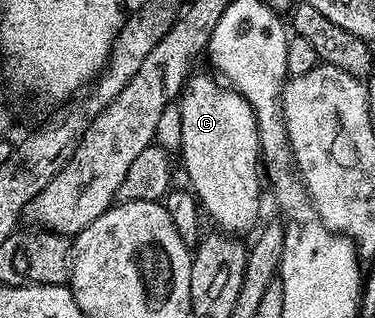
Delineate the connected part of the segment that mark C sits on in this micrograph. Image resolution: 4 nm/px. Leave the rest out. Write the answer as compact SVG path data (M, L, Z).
M207 73L190 75L179 97L181 109L181 147L179 157L185 163L188 187L201 205L204 215L214 220L216 227L225 234L241 234L257 220L261 212L261 186L263 176L259 171L262 163L257 118L253 108L237 91L216 84Z

